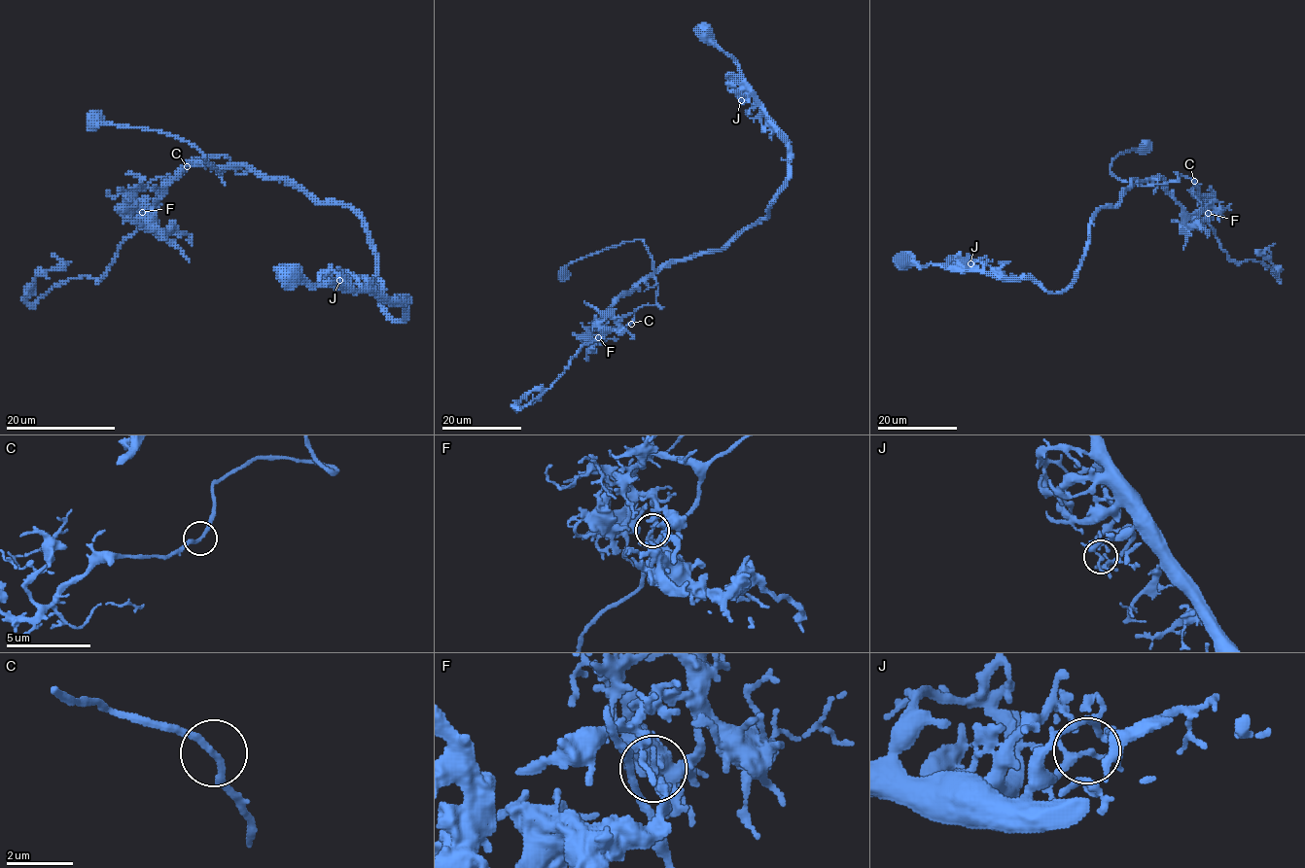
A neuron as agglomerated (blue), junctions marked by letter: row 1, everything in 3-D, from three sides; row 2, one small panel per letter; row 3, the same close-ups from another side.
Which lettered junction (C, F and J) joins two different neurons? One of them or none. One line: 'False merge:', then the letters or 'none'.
False merge: F

